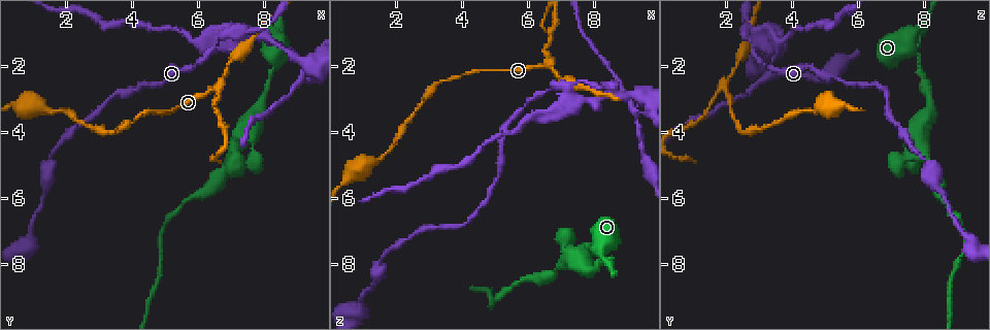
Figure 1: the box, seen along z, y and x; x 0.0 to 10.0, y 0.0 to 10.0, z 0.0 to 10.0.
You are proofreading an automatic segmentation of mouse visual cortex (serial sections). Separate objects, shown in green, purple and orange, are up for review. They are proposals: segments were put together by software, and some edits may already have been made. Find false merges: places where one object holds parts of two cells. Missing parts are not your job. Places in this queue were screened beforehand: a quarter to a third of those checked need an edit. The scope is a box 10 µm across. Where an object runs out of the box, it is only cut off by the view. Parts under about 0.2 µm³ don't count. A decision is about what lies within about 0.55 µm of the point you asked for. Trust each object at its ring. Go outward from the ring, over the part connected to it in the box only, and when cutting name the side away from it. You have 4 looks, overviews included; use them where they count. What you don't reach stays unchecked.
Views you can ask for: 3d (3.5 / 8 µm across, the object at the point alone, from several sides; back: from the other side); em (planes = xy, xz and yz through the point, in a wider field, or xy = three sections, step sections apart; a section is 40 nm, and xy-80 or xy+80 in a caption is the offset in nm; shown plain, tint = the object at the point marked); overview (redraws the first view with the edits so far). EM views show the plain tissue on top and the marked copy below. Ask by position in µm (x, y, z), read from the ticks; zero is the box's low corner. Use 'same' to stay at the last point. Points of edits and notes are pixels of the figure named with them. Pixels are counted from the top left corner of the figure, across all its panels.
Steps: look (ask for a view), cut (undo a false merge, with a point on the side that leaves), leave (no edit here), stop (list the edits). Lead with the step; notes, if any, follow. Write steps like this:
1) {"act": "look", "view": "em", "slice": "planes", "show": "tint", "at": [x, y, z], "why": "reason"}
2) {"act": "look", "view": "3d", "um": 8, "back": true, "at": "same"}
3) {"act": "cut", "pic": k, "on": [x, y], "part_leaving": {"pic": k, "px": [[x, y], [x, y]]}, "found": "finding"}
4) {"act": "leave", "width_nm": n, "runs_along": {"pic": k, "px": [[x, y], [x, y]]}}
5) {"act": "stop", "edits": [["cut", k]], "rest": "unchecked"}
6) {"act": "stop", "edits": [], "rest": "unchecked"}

{"act": "look", "view": "3d", "um": 3.5, "at": [6.65, 2.70, 1.85], "why": "three-way junction"}

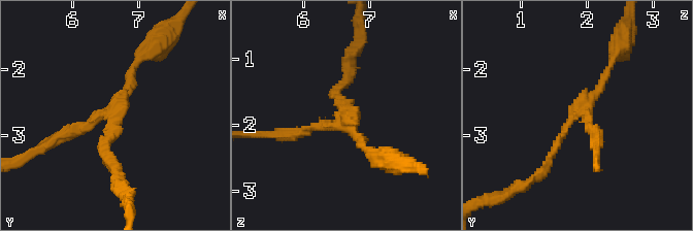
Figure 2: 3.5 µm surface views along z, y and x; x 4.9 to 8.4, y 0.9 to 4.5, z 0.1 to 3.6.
{"act": "look", "view": "em", "slice": "xy", "step": 2, "show": "tint", "at": [6.60, 2.65, 1.85], "arms": 3, "arm_widths_nm": [150, 150, 150]}

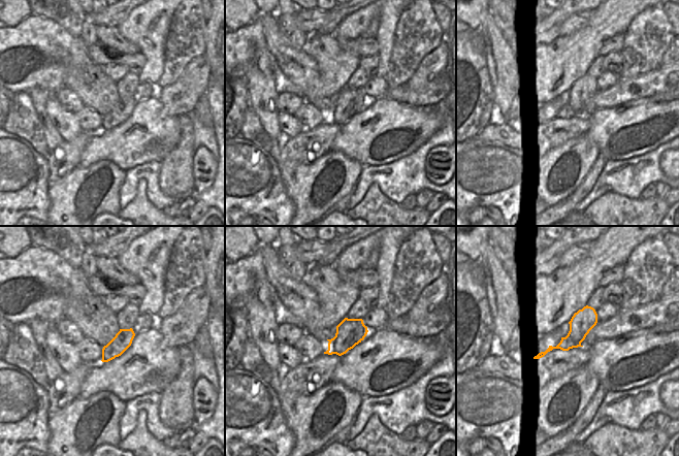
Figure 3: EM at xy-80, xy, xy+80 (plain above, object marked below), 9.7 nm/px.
{"act": "cut", "pic": 2, "on": [104, 146], "border": {"pic": 3, "px": [[334, 336], [333, 353]]}, "found": "a second cell is stuck on"}

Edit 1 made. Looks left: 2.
{"act": "look", "view": "3d", "um": 3.5, "at": [7.25, 0.95, 3.00], "why": "four-way junction"}

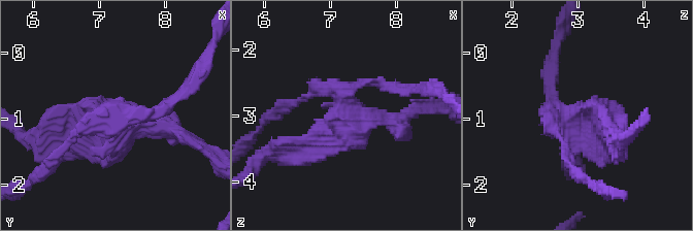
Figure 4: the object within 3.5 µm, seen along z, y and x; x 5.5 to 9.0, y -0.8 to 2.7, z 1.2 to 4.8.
{"act": "look", "view": "em", "slice": "xy", "step": 5, "show": "tint", "at": [7.25, 1.00, 3.00]}

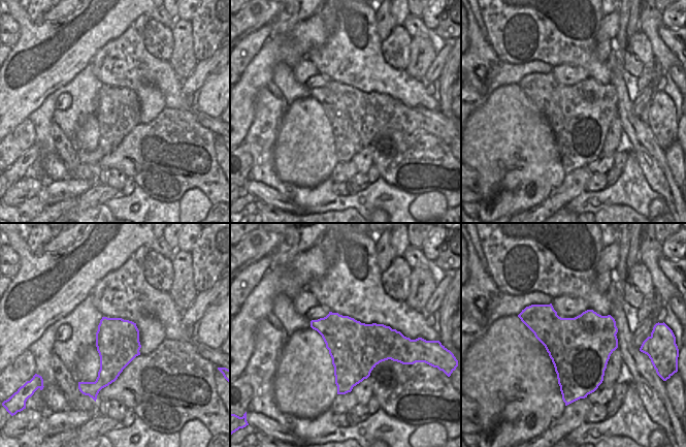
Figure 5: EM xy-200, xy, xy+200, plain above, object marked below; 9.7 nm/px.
{"act": "cut", "pic": 4, "on": [328, 136], "width_nm": 500, "part_leaving": {"pic": 4, "px": [[344, 106], [395, 122], [427, 108]]}, "found": "a second cell is stuck on"}

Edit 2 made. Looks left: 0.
{"act": "stop", "edits": [["cut", 2], ["cut", 4]], "rest": "unchecked"}

